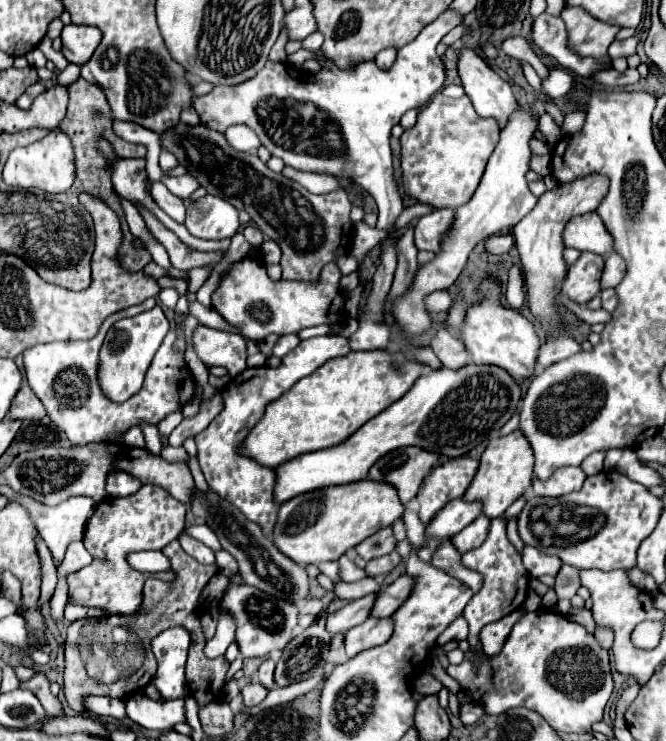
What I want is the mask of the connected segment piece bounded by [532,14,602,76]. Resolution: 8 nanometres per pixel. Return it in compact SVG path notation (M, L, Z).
M536 16L532 20L532 42L548 56L552 56L562 68L574 72L576 76L592 76L592 72L602 70L602 64L592 58L576 56L566 46L566 28L562 18Z

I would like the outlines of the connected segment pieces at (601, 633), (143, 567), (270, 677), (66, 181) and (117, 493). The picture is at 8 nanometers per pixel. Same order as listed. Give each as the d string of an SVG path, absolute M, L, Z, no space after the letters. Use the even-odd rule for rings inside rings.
M596 626L594 636L596 636L596 640L600 642L600 645L603 648L606 648L607 650L609 650L612 647L614 634L611 629L601 628L599 626Z
M140 551L128 556L128 564L140 572L164 572L172 568L162 551Z
M268 658L266 662L262 662L262 666L258 668L258 674L256 674L258 682L268 690L272 690L276 686L274 684L274 666L276 666L276 662L272 658Z
M52 130L48 136L26 146L16 148L4 164L4 182L14 188L42 188L44 192L64 192L74 184L74 152L68 136Z
M113 472L108 476L106 492L112 498L126 498L136 494L142 488L142 482L136 476L128 476L126 472Z

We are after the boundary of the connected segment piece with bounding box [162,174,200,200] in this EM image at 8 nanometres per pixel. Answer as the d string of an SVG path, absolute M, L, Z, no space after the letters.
M188 174L178 176L178 178L166 178L166 180L162 180L162 182L166 184L166 188L168 188L172 194L176 194L176 196L182 198L182 200L186 200L192 192L196 192L196 190L200 188L200 184L196 184L196 178L194 178L194 176L188 176Z

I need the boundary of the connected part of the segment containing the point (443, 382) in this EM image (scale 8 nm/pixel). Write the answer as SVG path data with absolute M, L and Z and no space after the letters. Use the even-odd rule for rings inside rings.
M466 364L458 370L446 366L430 370L414 382L408 394L380 412L380 416L368 420L368 424L354 432L344 444L338 444L332 450L308 452L308 456L298 456L292 464L276 468L276 498L286 502L316 488L362 480L378 458L402 446L418 446L448 458L466 456L510 420L520 400L520 382L512 380L504 368Z

